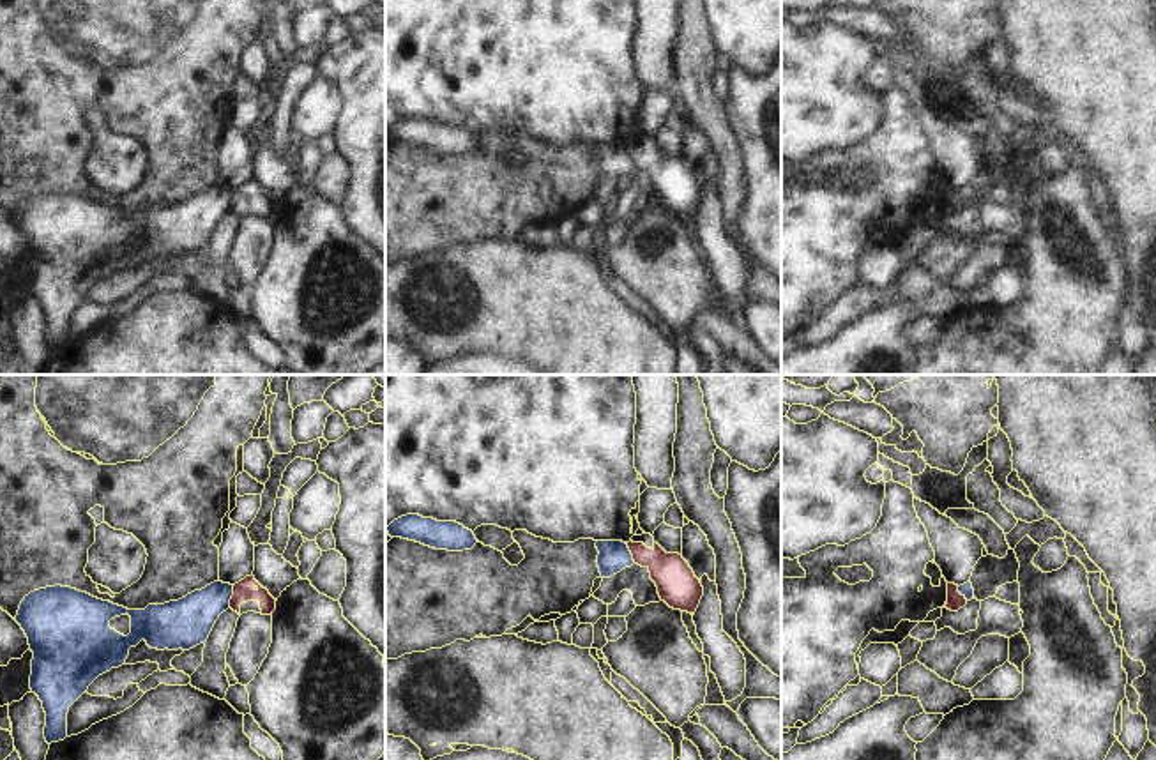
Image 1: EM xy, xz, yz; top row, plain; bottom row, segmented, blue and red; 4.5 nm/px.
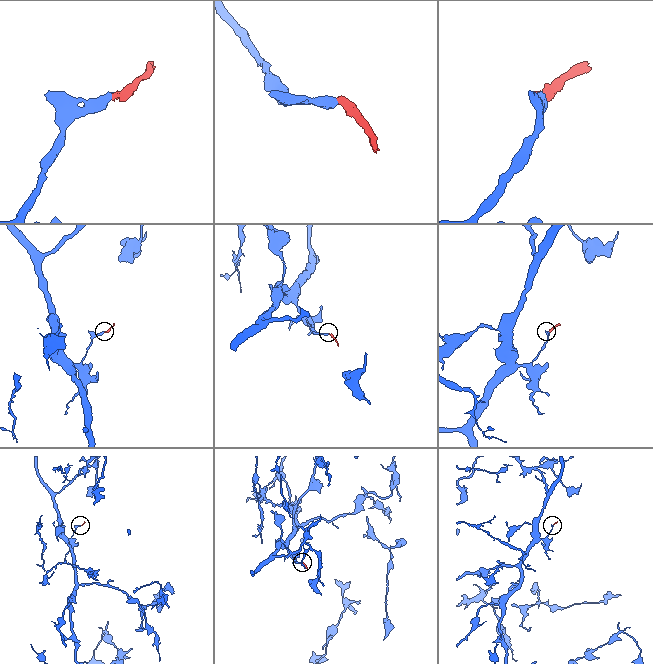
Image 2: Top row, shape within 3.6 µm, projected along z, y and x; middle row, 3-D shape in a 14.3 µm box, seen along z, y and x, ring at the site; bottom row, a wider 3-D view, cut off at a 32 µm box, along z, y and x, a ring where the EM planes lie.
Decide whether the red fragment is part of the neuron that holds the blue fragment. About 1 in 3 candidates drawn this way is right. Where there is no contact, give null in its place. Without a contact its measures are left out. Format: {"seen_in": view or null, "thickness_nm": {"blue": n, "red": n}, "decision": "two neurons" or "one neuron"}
{"seen_in": "xy", "thickness_nm": {"blue": 220, "red": 100}, "decision": "two neurons"}

